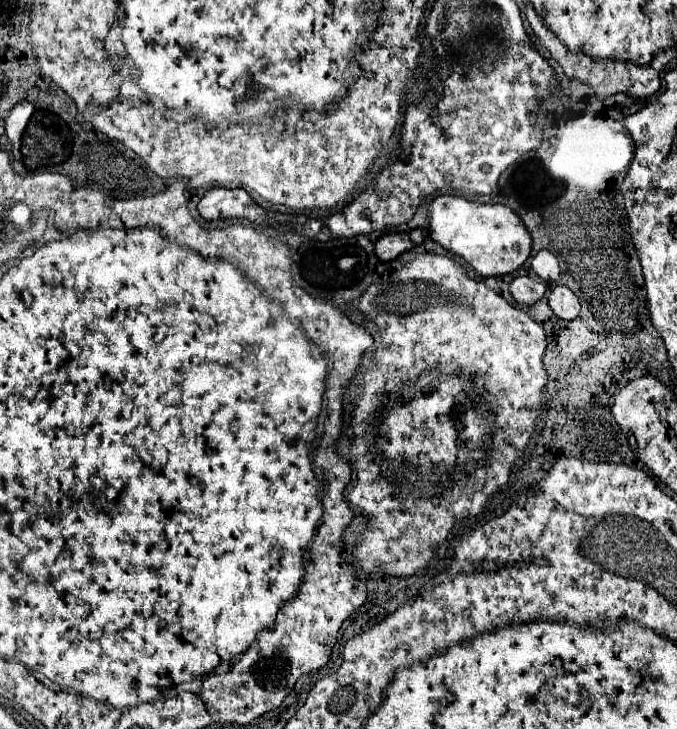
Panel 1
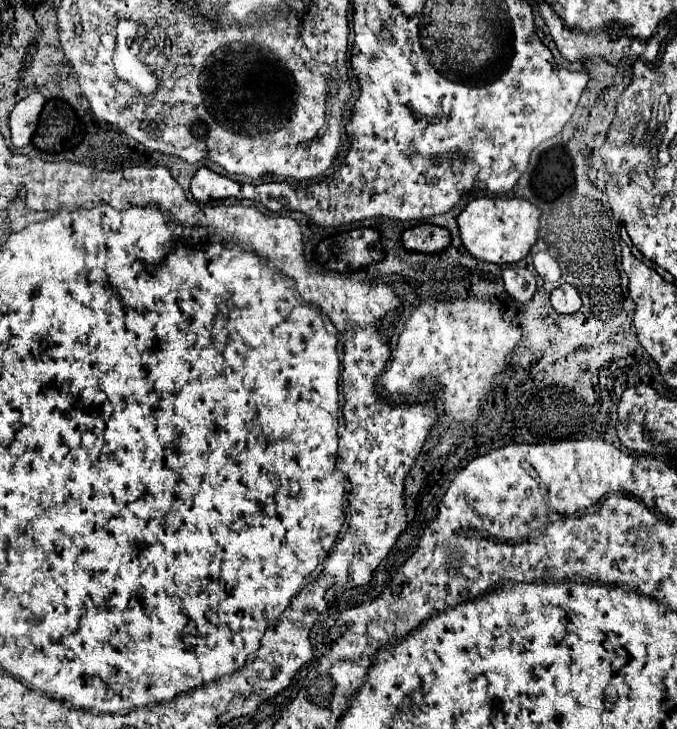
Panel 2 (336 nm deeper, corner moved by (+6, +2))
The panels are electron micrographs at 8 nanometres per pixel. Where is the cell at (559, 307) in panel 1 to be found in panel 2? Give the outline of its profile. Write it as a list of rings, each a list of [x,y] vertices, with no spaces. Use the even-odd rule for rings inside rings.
[[[568,283],[556,287],[556,289],[552,291],[552,295],[550,295],[550,301],[552,301],[552,307],[554,307],[558,313],[564,313],[564,315],[576,313],[576,311],[580,309],[580,305],[582,305],[578,291],[576,291],[572,285],[568,285]]]

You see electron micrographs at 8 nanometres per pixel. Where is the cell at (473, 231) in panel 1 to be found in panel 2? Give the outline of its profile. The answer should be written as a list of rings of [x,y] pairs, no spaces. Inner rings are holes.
[[[478,197],[462,209],[456,221],[460,229],[460,239],[472,257],[496,265],[506,265],[516,263],[530,253],[538,237],[538,219],[540,209],[536,209],[536,205],[526,199]]]

